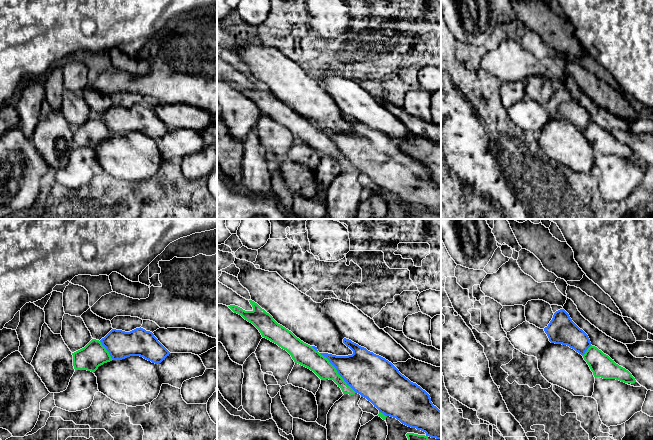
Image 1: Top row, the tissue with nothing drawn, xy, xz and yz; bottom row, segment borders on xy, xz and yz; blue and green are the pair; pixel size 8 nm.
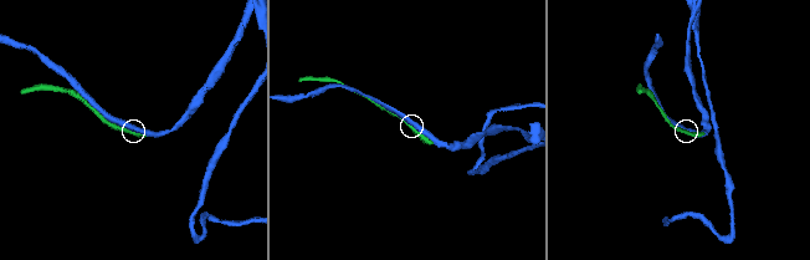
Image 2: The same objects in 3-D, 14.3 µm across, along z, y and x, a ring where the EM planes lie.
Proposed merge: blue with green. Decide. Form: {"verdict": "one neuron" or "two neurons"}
{"verdict": "one neuron"}

